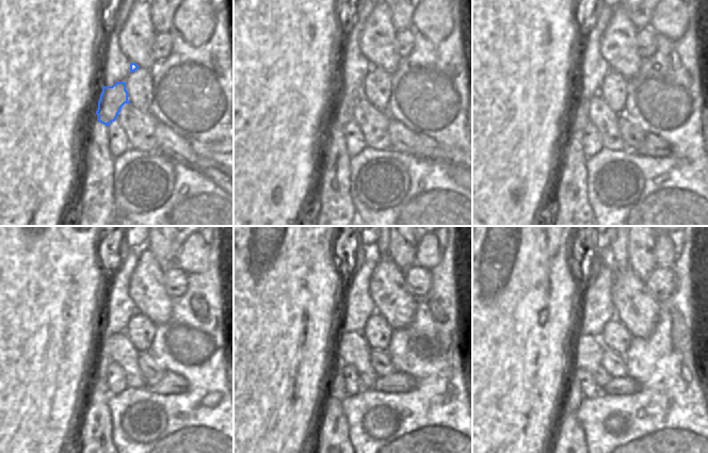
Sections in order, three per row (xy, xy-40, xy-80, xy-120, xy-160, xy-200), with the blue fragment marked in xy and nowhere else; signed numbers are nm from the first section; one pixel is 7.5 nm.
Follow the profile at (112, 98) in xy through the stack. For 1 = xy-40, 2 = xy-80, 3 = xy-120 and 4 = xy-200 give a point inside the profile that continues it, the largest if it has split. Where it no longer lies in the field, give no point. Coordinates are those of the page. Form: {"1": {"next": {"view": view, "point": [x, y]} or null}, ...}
{"1": {"next": {"view": "xy-40", "point": [344, 109]}}, "2": {"next": {"view": "xy-80", "point": [580, 116]}}, "3": {"next": {"view": "xy-120", "point": [101, 360]}}, "4": {"next": {"view": "xy-200", "point": [574, 397]}}}

